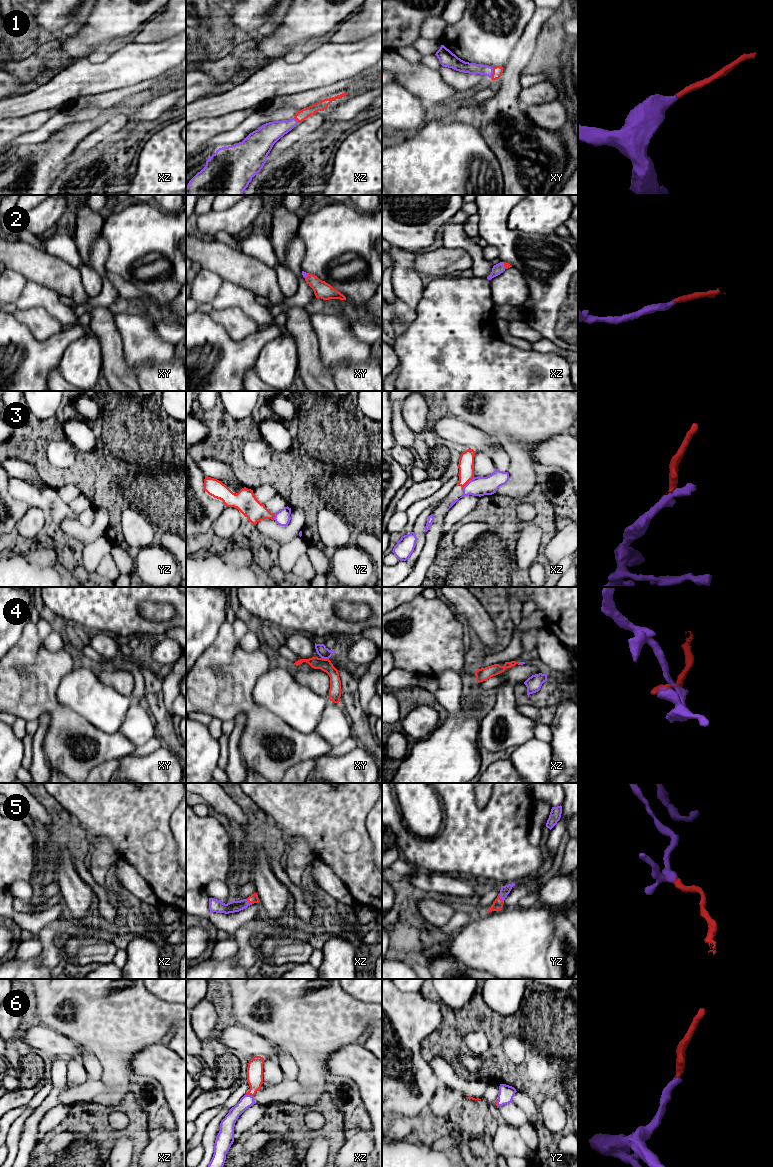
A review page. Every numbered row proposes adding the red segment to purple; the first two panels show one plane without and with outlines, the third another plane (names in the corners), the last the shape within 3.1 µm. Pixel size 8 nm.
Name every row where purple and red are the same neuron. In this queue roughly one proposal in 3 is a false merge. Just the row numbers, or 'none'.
1, 2, 5, 6

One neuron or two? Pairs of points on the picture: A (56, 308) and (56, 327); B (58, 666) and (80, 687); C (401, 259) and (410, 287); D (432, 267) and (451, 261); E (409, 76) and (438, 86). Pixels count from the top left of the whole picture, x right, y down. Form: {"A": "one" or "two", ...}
{"A": "two", "B": "two", "C": "one", "D": "one", "E": "one"}

